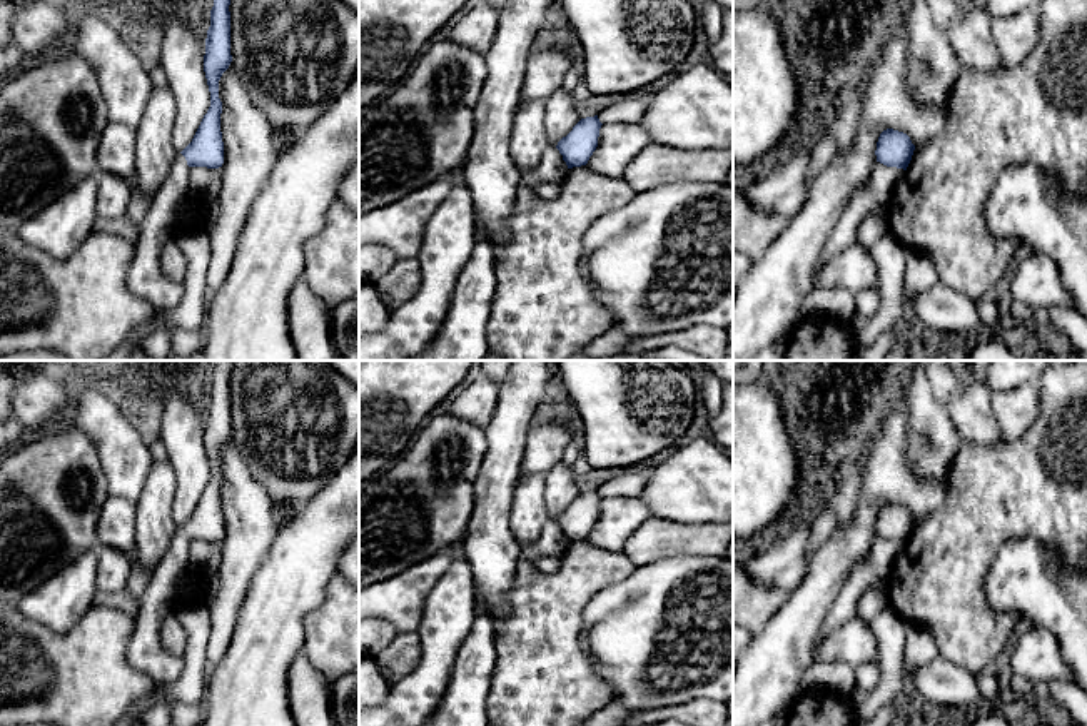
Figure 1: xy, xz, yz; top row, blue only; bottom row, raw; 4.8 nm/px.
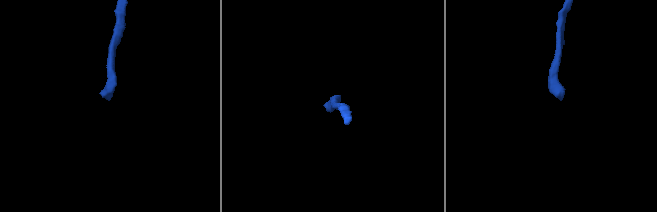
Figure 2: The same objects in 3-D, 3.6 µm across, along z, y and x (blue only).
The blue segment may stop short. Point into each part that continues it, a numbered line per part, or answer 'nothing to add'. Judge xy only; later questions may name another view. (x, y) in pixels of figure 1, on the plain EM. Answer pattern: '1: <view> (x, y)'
1: xy (146, 653)

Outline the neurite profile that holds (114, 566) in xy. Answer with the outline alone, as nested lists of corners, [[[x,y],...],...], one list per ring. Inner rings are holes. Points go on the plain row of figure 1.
[[[100,547],[97,559],[97,591],[99,594],[120,592],[127,587],[132,567],[132,554]]]

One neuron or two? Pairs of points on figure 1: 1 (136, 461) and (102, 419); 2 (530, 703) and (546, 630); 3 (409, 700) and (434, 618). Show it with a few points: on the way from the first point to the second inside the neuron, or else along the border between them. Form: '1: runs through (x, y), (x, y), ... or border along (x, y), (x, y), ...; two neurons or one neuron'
1: runs through (126, 451), (109, 429); one neuron
2: runs through (541, 685), (541, 648); one neuron
3: runs through (429, 680), (434, 670), (434, 638); one neuron

